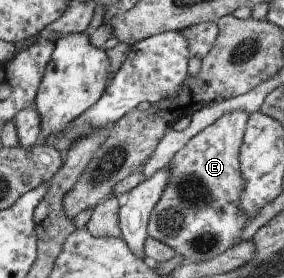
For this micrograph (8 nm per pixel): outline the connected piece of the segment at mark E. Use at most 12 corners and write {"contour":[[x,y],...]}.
{"contour":[[226,112],[167,164],[148,236],[207,262],[252,220]]}

